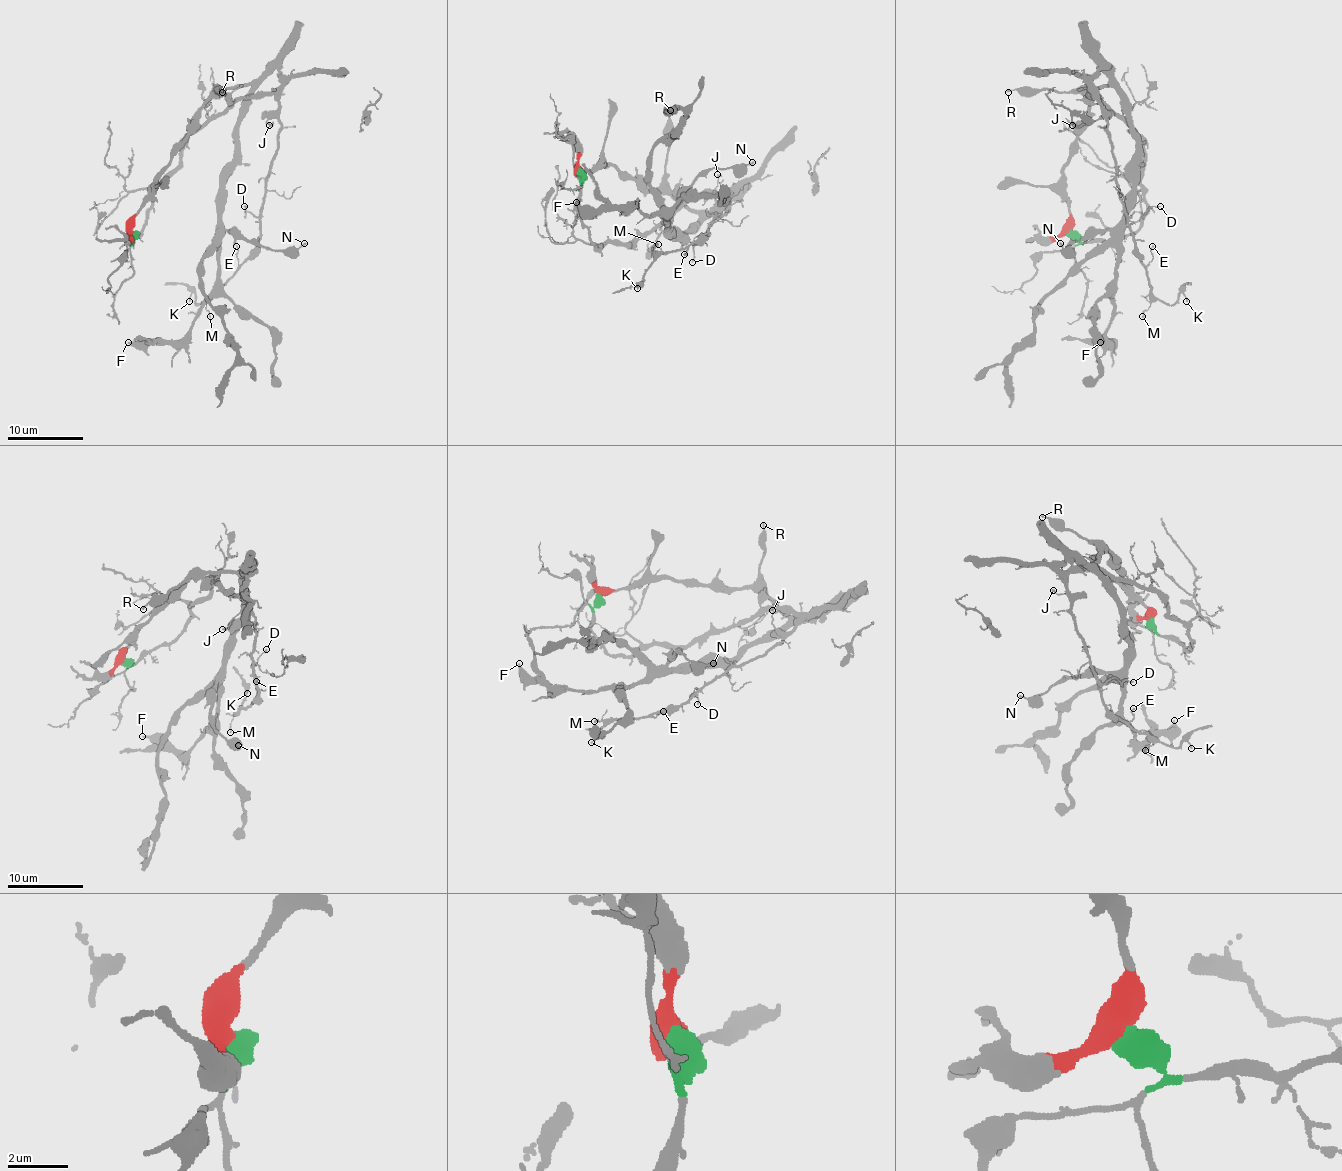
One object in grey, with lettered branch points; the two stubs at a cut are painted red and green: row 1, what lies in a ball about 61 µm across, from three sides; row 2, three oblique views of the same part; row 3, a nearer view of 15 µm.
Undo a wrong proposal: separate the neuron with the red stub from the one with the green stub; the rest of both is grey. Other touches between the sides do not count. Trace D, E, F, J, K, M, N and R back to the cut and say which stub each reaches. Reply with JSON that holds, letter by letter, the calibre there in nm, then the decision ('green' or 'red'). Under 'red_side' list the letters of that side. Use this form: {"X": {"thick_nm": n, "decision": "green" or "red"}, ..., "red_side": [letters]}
{"D": {"thick_nm": 120, "decision": "green"}, "E": {"thick_nm": 120, "decision": "green"}, "F": {"thick_nm": 240, "decision": "red"}, "J": {"thick_nm": 200, "decision": "green"}, "K": {"thick_nm": 120, "decision": "green"}, "M": {"thick_nm": 120, "decision": "green"}, "N": {"thick_nm": 180, "decision": "red"}, "R": {"thick_nm": 130, "decision": "red"}, "red_side": ["F", "N", "R"]}

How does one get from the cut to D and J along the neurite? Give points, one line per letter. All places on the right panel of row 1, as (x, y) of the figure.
D: (1069, 232), (1113, 241), (1132, 234), (1147, 209), (1143, 143), (1092, 94), (1107, 122), (1122, 211), (1160, 205)
J: (1069, 232), (1081, 241), (1113, 241), (1132, 234), (1147, 209), (1143, 143), (1092, 94), (1103, 113), (1071, 124)

